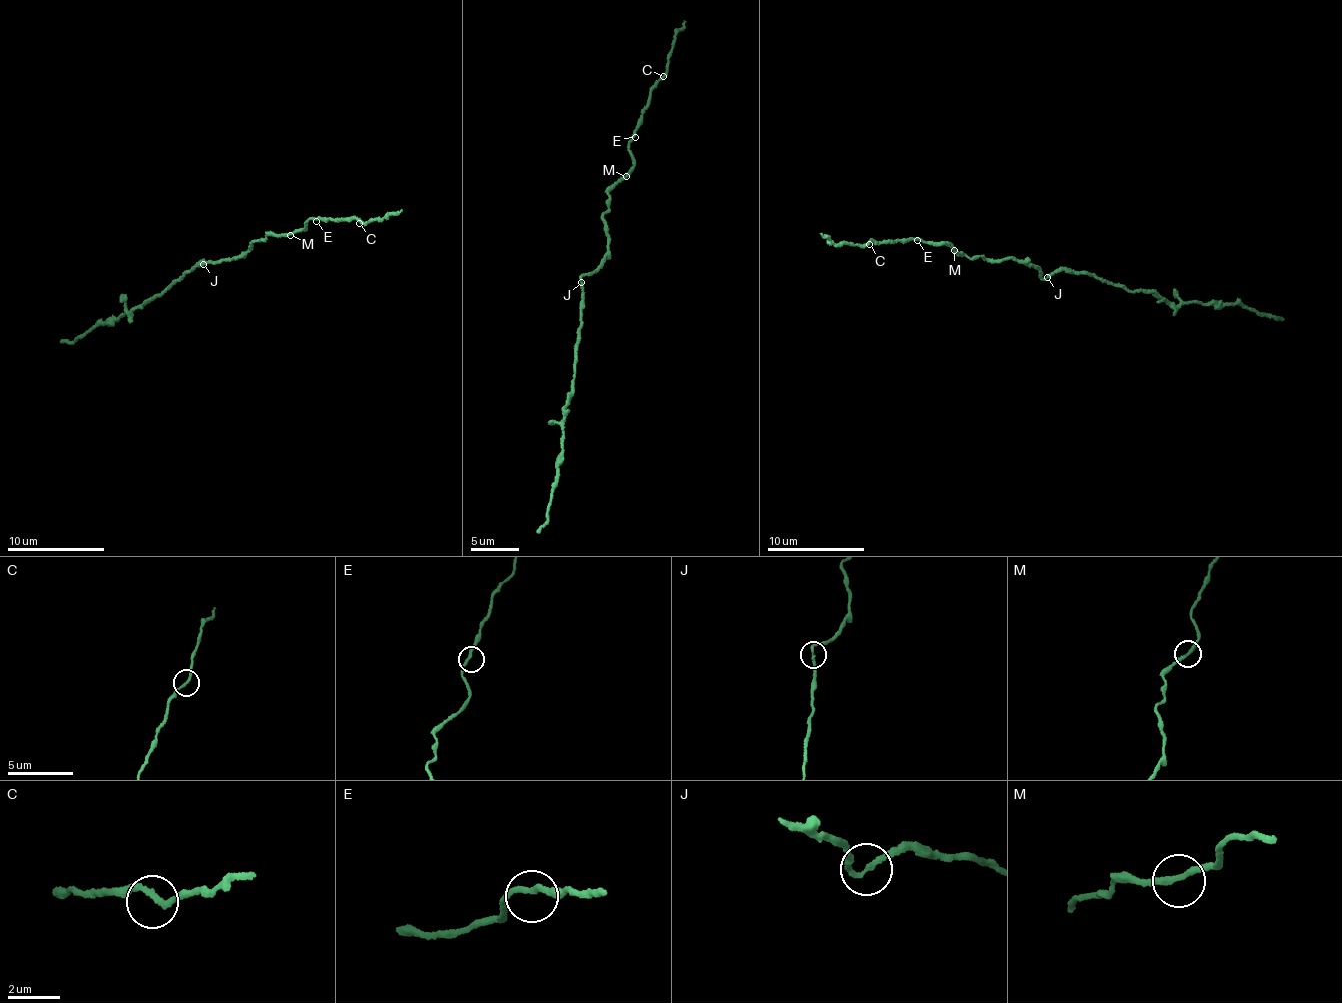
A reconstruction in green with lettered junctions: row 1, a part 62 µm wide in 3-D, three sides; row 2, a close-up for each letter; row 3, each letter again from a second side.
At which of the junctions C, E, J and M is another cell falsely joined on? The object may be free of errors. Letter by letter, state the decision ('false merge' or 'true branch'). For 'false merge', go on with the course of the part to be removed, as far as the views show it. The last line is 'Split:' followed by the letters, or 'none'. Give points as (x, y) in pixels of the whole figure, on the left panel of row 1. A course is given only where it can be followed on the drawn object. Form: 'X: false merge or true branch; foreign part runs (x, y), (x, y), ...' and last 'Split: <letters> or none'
C: true branch
E: true branch
J: true branch
M: true branch
Split: none

